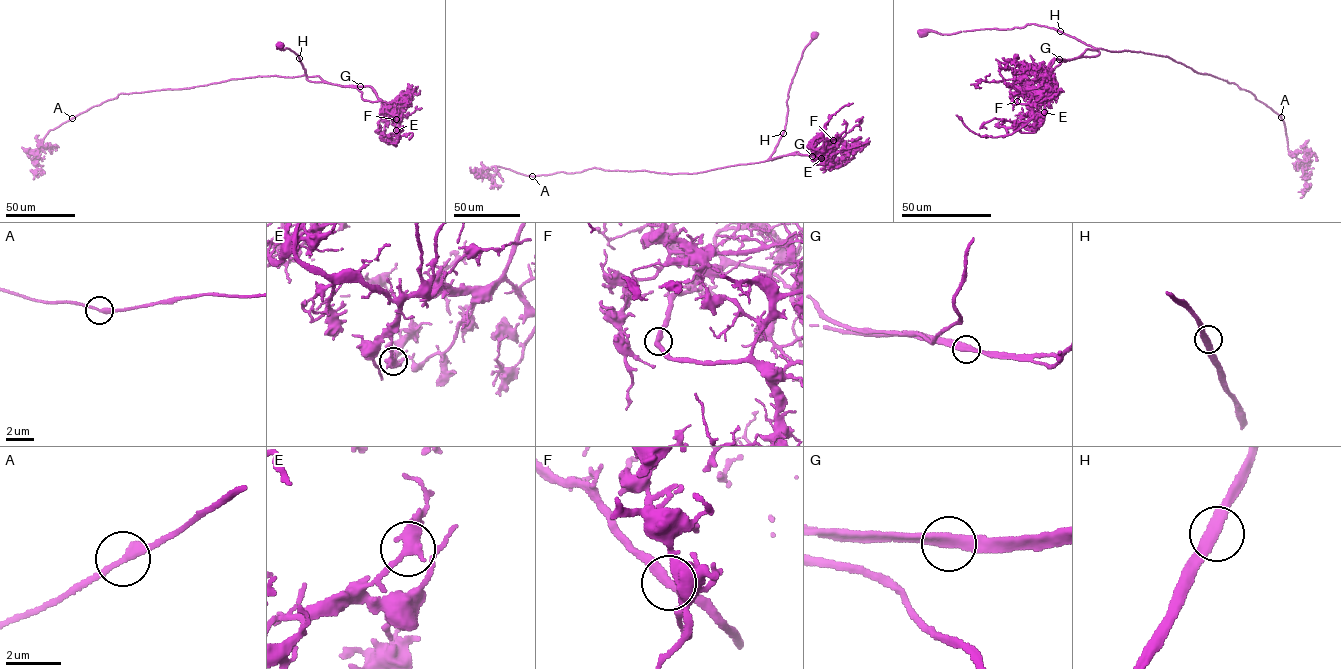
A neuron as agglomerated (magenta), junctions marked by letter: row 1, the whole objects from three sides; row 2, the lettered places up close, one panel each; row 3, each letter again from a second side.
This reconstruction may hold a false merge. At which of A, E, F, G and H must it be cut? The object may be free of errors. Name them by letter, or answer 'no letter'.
G

